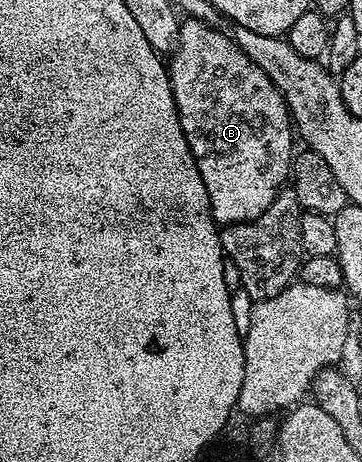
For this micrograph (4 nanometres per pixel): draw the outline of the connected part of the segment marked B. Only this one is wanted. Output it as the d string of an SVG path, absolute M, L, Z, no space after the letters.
M184 18L179 25L179 40L174 51L169 55L169 74L171 76L171 88L175 104L179 110L179 120L181 129L185 133L185 141L189 141L189 149L193 153L193 161L201 173L201 181L205 181L205 193L209 193L209 205L211 206L211 216L216 224L226 225L229 223L244 223L253 221L273 205L273 201L278 197L279 192L284 190L291 174L291 135L293 139L293 124L291 121L291 110L287 108L287 102L283 99L283 94L273 85L270 77L261 70L243 50L236 45L231 37L224 33L219 27L211 27L207 23L202 23L199 19Z

